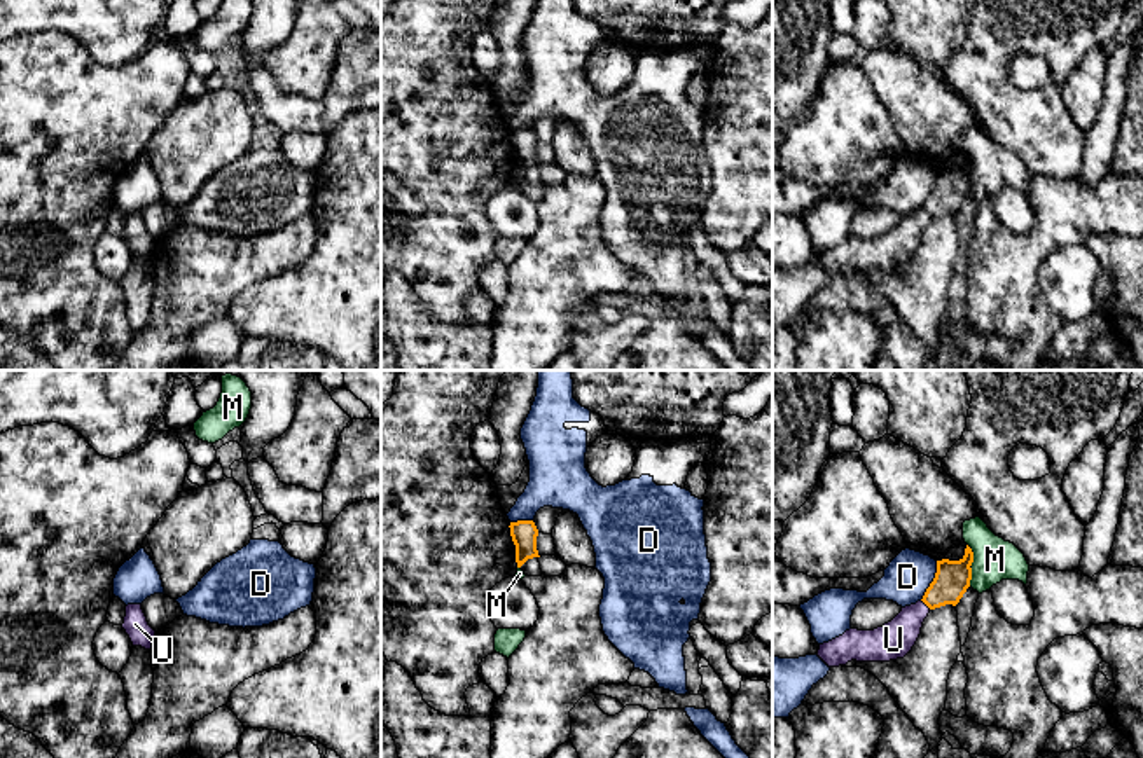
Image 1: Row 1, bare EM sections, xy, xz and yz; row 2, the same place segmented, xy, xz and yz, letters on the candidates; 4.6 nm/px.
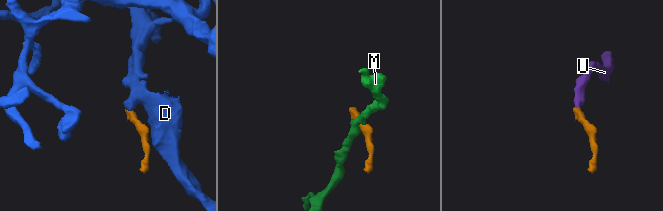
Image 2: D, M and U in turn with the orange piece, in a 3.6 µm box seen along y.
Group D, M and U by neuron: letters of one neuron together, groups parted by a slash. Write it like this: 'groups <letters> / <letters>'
groups D / M / U

